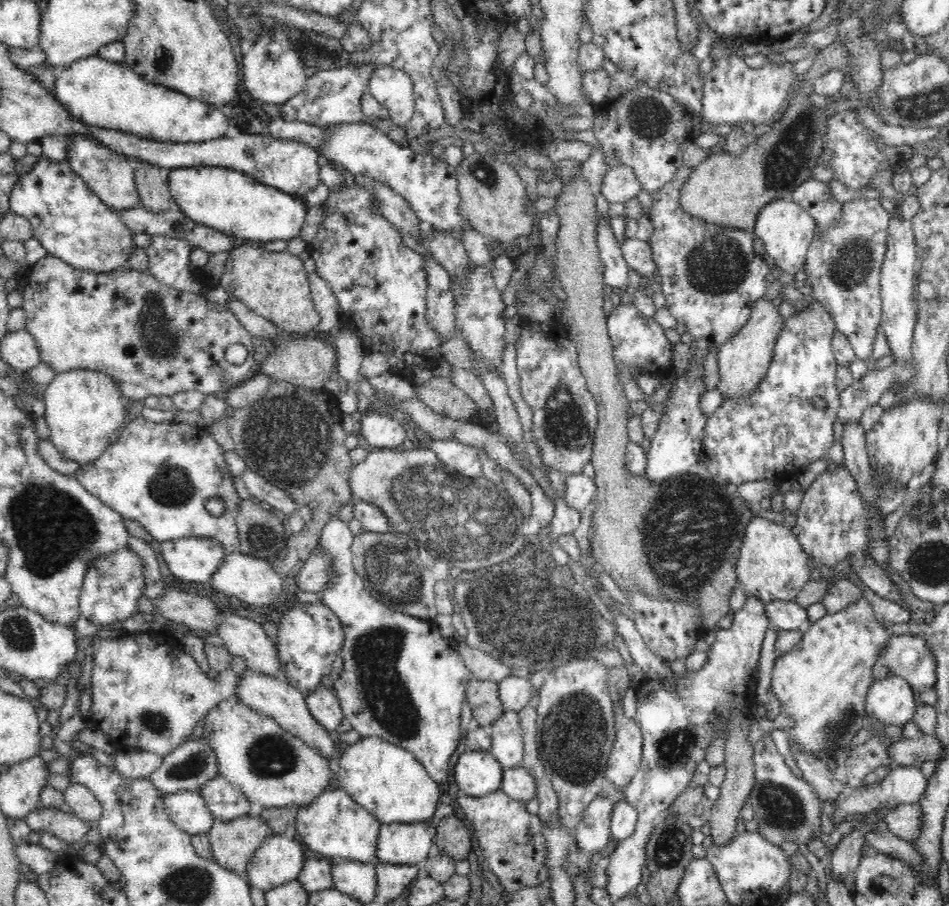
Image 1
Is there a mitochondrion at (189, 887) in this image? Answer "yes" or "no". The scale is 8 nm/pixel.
yes

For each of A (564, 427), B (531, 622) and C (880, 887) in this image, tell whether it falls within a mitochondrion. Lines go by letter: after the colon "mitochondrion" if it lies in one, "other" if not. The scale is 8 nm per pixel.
A: mitochondrion
B: mitochondrion
C: mitochondrion

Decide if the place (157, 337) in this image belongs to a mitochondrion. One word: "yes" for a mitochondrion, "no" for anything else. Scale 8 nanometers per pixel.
yes

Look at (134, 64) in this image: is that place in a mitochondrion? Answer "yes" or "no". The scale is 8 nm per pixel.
no

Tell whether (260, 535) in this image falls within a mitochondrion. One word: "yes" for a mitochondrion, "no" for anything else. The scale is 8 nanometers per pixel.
yes

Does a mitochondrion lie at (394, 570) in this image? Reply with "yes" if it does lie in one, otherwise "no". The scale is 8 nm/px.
yes

